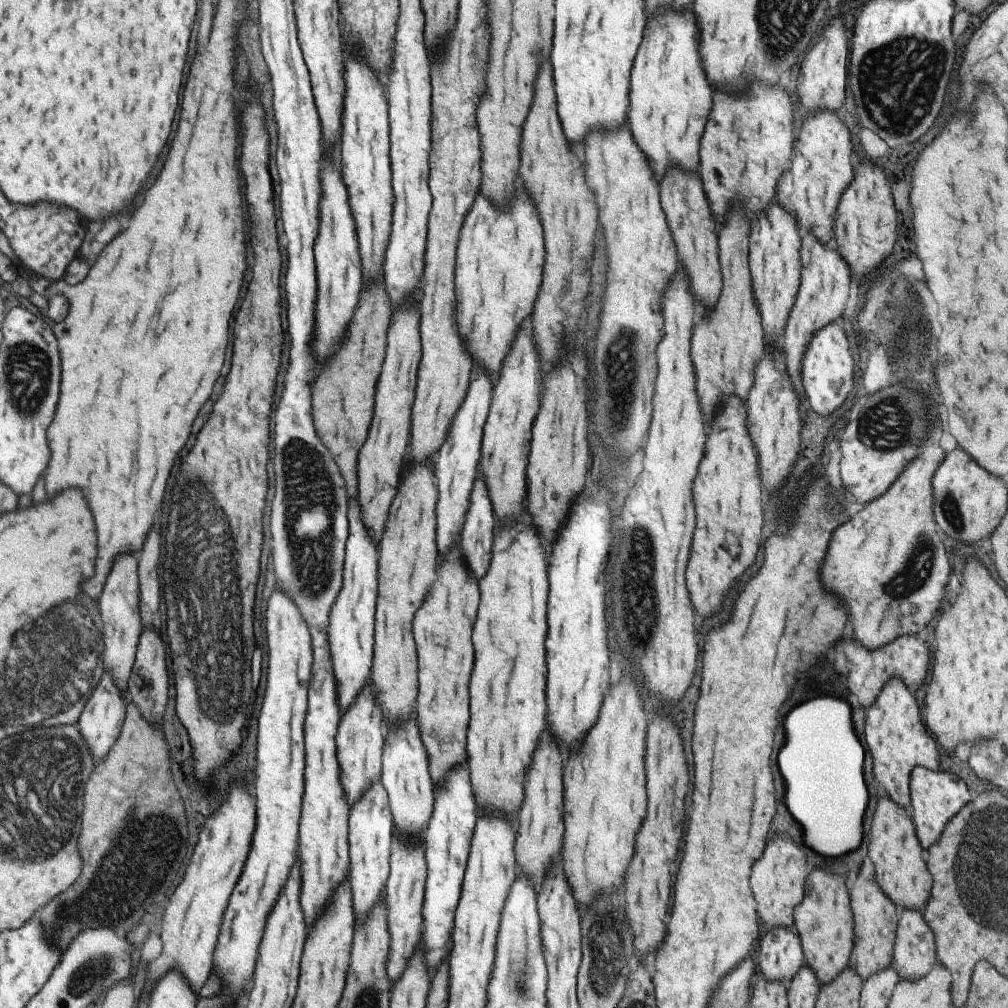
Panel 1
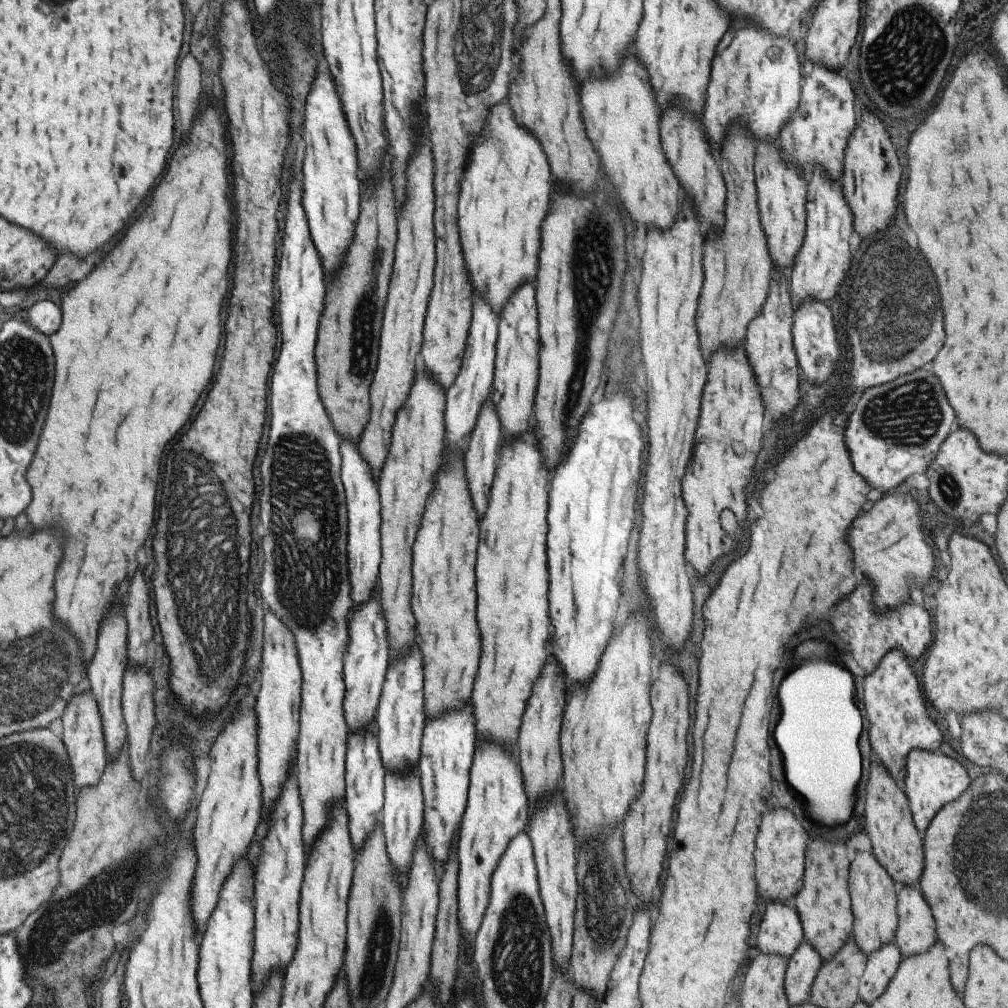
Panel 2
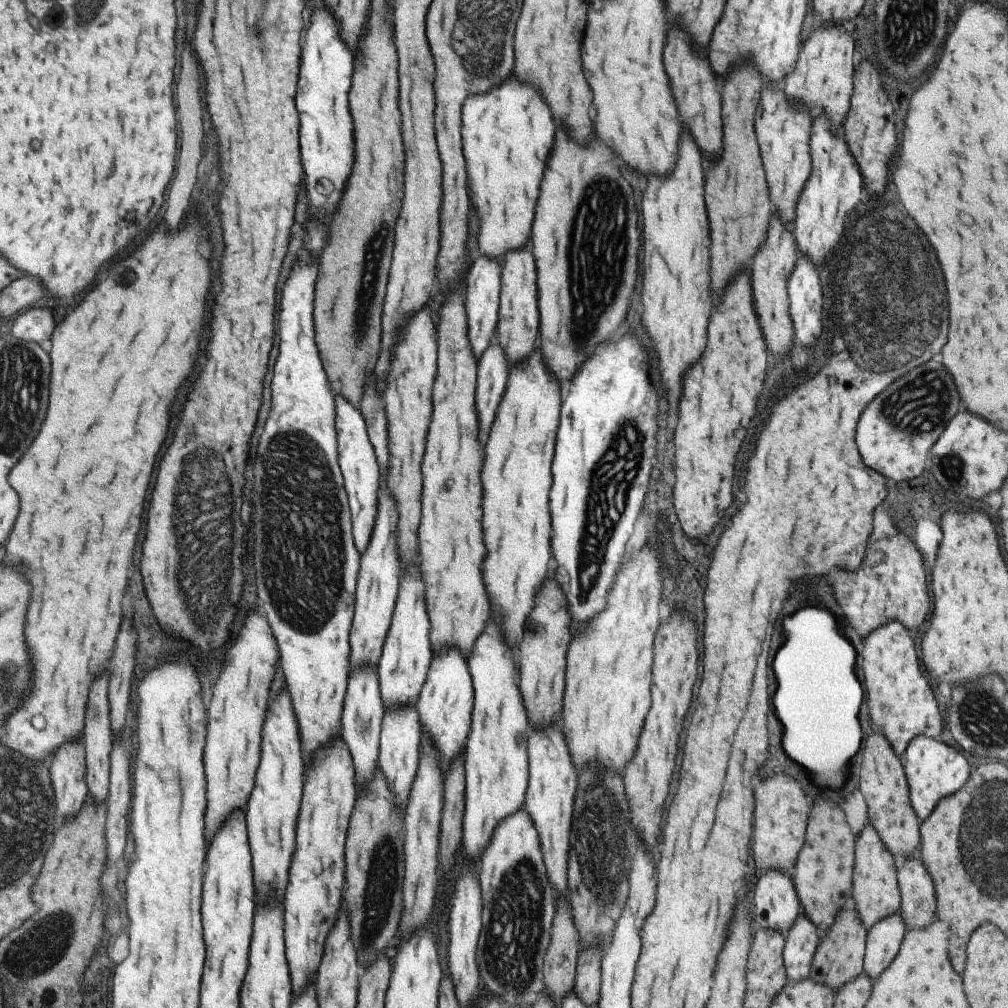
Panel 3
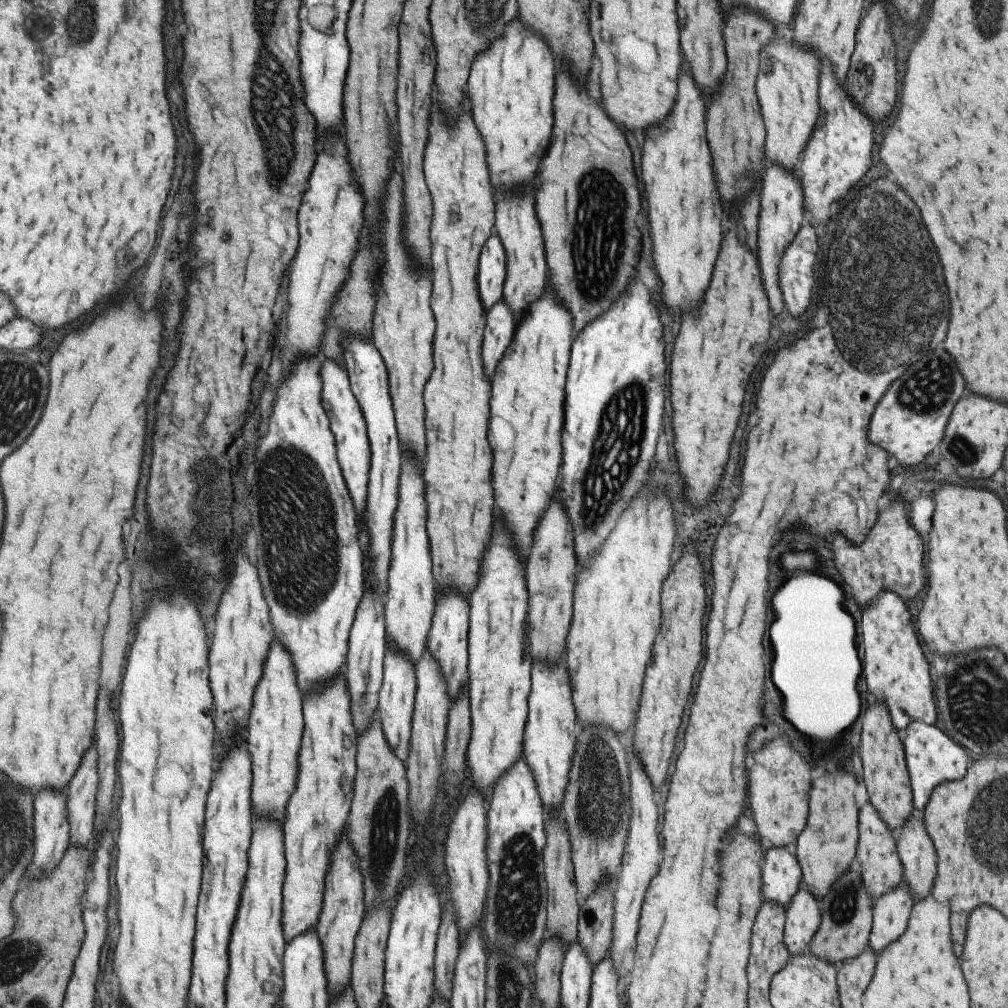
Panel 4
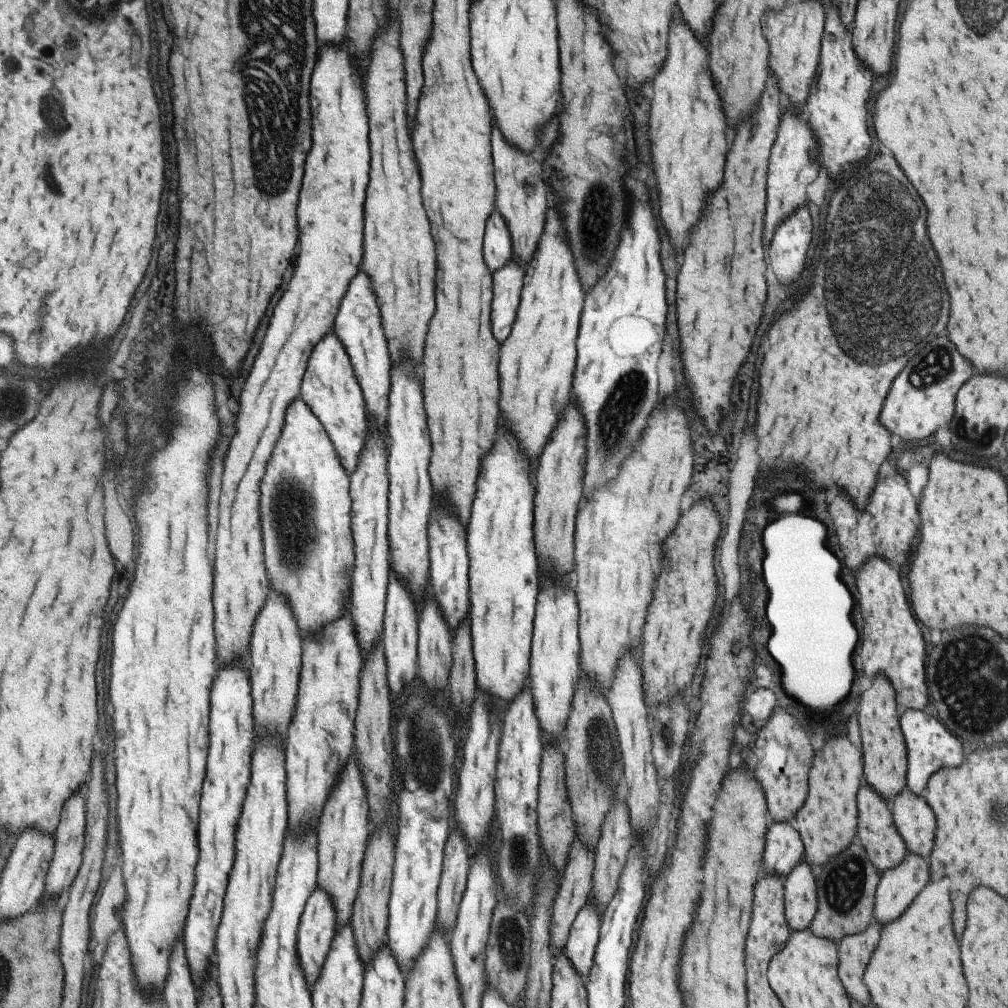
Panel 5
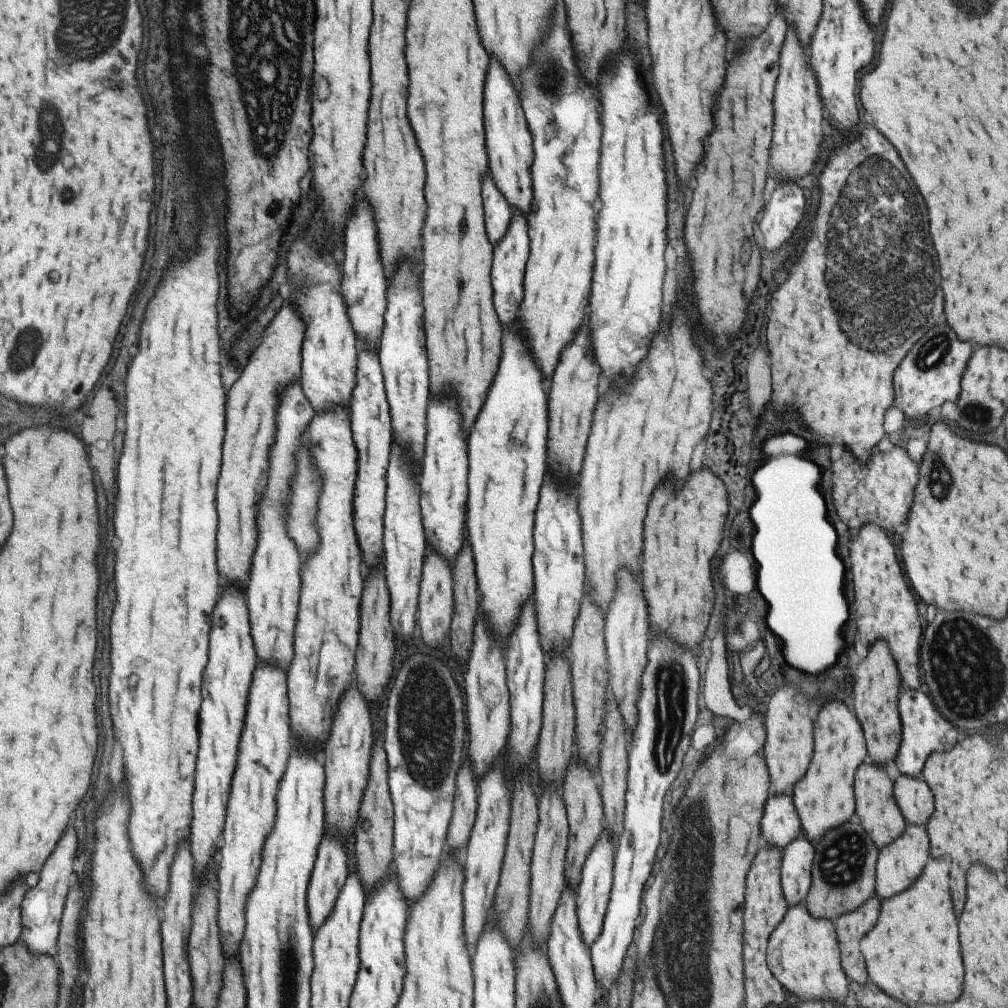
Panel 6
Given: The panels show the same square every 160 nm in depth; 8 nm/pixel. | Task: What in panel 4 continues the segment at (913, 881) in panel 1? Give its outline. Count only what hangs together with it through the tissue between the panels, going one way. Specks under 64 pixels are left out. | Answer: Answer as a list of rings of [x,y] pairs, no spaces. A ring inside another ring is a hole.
[[[875,703],[868,706],[861,718],[861,741],[859,742],[859,758],[862,764],[862,781],[864,782],[869,803],[884,820],[886,827],[893,833],[907,822],[911,815],[912,792],[906,767],[901,734],[891,724],[889,713],[885,705]]]

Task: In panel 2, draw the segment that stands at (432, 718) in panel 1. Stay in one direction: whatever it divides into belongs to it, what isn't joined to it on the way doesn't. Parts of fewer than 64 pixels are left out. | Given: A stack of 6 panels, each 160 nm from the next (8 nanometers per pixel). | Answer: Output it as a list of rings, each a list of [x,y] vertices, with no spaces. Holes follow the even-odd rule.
[[[449,456],[443,460],[441,470],[435,476],[435,490],[429,494],[421,528],[413,542],[413,596],[411,596],[411,612],[415,624],[414,642],[417,642],[423,675],[424,716],[443,716],[449,708],[461,708],[465,700],[469,700],[471,682],[479,662],[479,632],[475,626],[475,584],[473,584],[473,562],[475,548],[479,540],[477,518],[473,514],[467,482],[463,476],[463,460],[461,456]]]

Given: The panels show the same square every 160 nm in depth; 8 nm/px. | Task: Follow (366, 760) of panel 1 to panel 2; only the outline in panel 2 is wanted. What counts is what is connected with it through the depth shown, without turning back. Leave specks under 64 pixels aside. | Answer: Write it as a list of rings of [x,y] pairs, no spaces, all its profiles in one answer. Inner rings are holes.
[[[377,584],[374,594],[368,601],[360,604],[348,622],[348,643],[342,658],[343,718],[348,733],[367,728],[374,730],[374,714],[379,702],[384,674],[390,662],[391,652],[386,640],[384,617],[380,613],[379,593]]]

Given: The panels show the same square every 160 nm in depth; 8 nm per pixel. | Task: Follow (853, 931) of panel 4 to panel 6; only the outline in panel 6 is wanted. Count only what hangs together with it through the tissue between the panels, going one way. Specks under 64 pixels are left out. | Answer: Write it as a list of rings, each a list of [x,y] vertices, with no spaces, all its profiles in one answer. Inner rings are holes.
[[[853,815],[849,822],[829,829],[815,844],[814,855],[810,870],[810,887],[803,906],[806,911],[816,919],[825,919],[834,922],[837,917],[859,908],[864,901],[874,895],[874,866],[878,850],[871,839],[865,834],[858,821],[858,816]]]

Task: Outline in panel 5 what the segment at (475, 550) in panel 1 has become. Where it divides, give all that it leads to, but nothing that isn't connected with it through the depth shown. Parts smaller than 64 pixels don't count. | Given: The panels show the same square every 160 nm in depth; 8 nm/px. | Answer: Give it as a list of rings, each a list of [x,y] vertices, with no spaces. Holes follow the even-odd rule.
[[[513,262],[493,273],[493,300],[491,300],[491,334],[501,344],[515,320],[515,308],[519,304],[519,290],[523,270]]]

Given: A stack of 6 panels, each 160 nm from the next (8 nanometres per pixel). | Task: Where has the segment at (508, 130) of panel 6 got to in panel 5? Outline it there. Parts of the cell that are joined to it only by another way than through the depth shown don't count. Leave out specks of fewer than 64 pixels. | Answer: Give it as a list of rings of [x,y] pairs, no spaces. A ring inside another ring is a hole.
[[[495,128],[491,130],[491,156],[495,178],[495,208],[509,228],[513,262],[526,266],[537,248],[537,240],[542,235],[547,212],[547,188],[541,178],[541,166],[531,156],[521,152],[517,154],[517,150],[507,146]],[[527,188],[531,190],[527,192]]]

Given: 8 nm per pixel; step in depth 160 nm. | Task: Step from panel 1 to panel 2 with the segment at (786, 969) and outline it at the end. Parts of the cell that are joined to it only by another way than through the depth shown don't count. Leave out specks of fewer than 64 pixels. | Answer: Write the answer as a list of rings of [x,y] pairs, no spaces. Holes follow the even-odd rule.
[[[767,902],[755,938],[759,953],[788,959],[803,940],[800,920],[791,903],[783,906],[779,902]]]

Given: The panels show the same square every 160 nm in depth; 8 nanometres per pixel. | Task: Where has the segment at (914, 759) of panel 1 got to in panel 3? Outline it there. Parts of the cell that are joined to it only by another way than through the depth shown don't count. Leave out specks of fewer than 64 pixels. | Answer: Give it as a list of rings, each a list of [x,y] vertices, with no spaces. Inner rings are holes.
[[[889,621],[870,632],[863,640],[863,648],[858,654],[860,672],[863,674],[863,692],[867,698],[867,714],[873,724],[879,726],[880,733],[889,743],[897,758],[901,759],[908,742],[915,735],[927,735],[936,741],[942,733],[942,721],[937,709],[937,702],[927,686],[925,676],[917,666],[917,656],[913,649],[912,634],[899,622]]]

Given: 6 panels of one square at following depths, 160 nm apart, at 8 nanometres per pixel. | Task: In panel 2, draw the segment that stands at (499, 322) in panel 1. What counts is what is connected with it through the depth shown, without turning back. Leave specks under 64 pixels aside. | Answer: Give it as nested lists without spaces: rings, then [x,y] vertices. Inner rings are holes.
[[[497,104],[491,108],[487,118],[487,134],[471,148],[469,164],[465,168],[461,188],[459,188],[459,208],[457,208],[457,226],[459,226],[459,242],[465,260],[465,270],[473,295],[484,297],[484,301],[499,316],[505,300],[513,294],[525,280],[533,280],[537,274],[537,254],[539,254],[539,226],[545,218],[549,204],[549,184],[551,174],[547,168],[545,154],[537,140],[519,128],[511,112],[505,104]]]

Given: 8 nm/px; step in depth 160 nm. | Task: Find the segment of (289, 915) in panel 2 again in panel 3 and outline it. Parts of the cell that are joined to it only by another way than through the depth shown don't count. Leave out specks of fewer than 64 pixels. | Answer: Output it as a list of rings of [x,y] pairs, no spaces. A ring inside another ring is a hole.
[[[285,692],[277,694],[277,700],[267,710],[264,716],[265,724],[261,727],[260,756],[256,773],[255,788],[247,802],[245,812],[245,826],[249,836],[249,850],[251,850],[252,881],[257,892],[257,904],[263,904],[265,900],[281,900],[283,902],[283,890],[287,882],[287,868],[291,862],[291,854],[295,848],[295,820],[299,814],[299,800],[301,800],[301,786],[303,786],[303,761],[299,756],[299,736],[297,736],[297,721],[291,710],[289,696]]]

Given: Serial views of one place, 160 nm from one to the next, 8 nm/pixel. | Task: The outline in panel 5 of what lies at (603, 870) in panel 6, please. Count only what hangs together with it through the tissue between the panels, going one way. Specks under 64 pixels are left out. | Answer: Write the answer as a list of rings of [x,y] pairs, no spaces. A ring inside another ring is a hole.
[[[587,898],[573,919],[566,943],[562,948],[571,968],[574,968],[582,980],[585,980],[592,965],[600,918],[598,909]]]

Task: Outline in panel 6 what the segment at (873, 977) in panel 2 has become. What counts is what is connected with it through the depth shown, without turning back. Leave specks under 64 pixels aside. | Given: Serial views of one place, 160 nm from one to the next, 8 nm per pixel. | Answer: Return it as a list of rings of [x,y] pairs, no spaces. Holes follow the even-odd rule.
[[[907,824],[906,829],[894,841],[878,850],[874,866],[874,894],[879,900],[898,895],[917,880],[917,876],[921,874],[923,866],[930,858],[928,850],[928,836],[925,829],[919,825]]]

